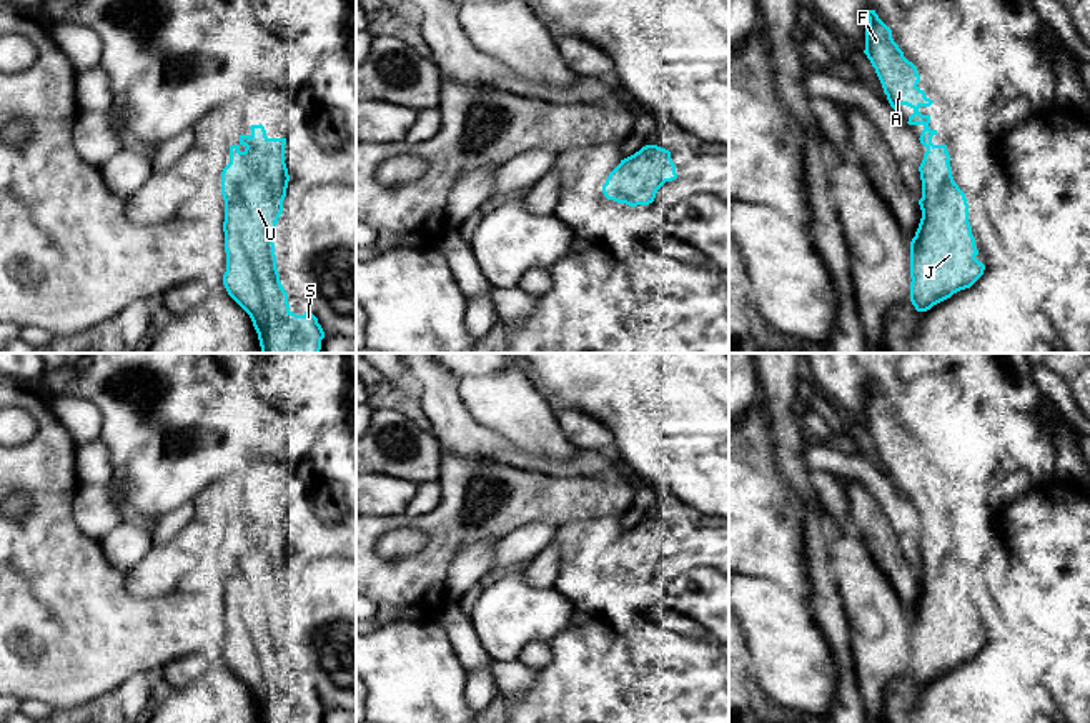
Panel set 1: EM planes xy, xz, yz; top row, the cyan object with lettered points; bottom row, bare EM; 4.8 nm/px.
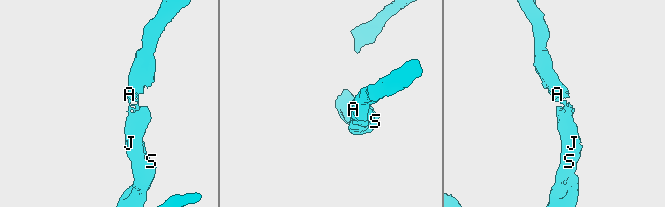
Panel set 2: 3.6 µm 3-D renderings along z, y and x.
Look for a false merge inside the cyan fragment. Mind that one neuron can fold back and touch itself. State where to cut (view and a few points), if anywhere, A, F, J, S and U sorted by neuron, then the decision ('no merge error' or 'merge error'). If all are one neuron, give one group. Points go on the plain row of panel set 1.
no cut; A F J S U; no merge error

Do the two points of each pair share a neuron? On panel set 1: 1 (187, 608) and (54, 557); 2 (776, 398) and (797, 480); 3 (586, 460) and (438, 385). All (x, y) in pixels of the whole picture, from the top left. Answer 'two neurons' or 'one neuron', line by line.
1: one neuron
2: one neuron
3: one neuron

